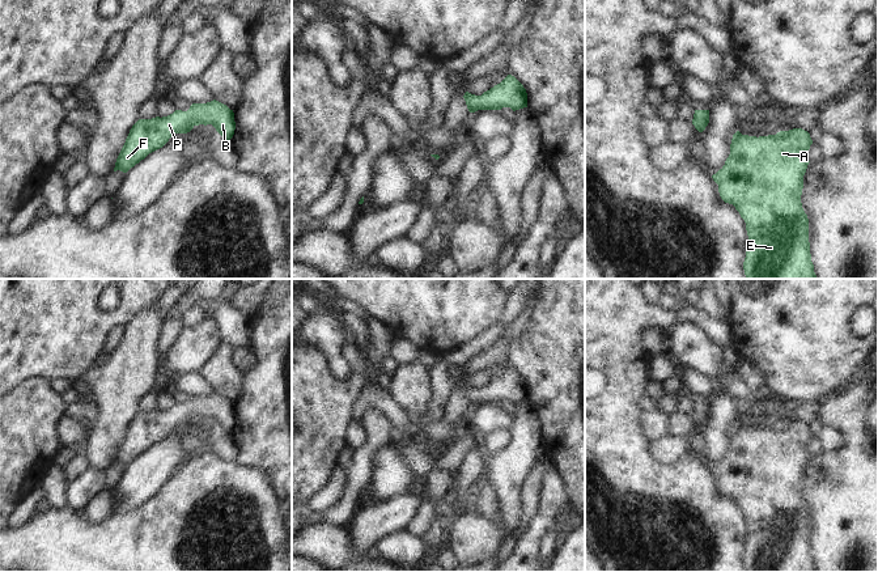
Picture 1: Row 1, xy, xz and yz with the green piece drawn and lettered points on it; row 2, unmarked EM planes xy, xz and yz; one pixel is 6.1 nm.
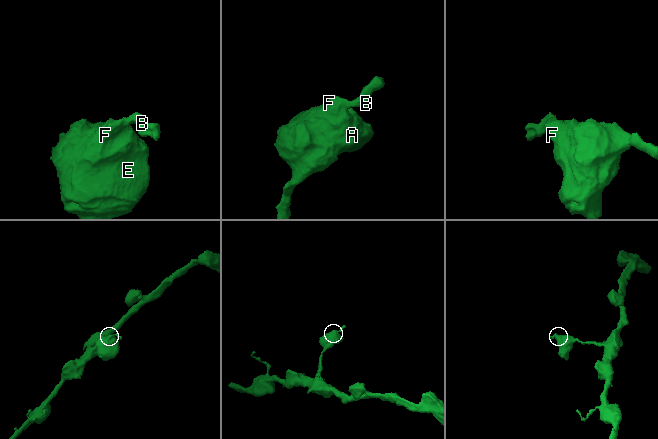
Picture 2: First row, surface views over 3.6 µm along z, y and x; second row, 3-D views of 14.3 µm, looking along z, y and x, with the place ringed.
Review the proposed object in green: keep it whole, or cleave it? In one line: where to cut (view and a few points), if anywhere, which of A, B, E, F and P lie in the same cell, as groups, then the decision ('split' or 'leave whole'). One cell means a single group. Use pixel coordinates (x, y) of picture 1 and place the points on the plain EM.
cut none; groups A B E F P; leave whole

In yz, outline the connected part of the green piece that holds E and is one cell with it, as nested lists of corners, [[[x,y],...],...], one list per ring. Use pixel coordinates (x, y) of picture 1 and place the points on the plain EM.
[[[802,421],[759,431],[737,424],[725,458],[712,469],[721,492],[733,497],[746,516],[746,572],[817,572],[810,547],[809,512],[801,496],[811,437],[810,427]]]

